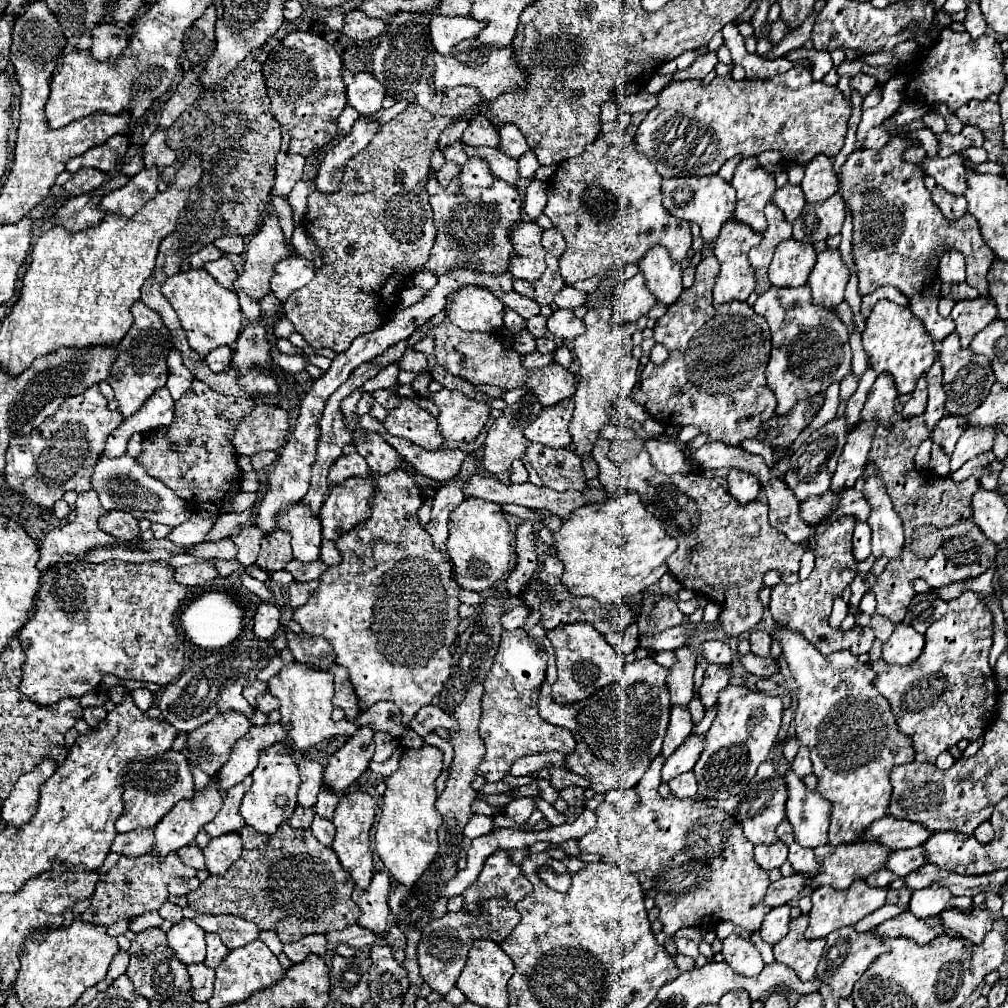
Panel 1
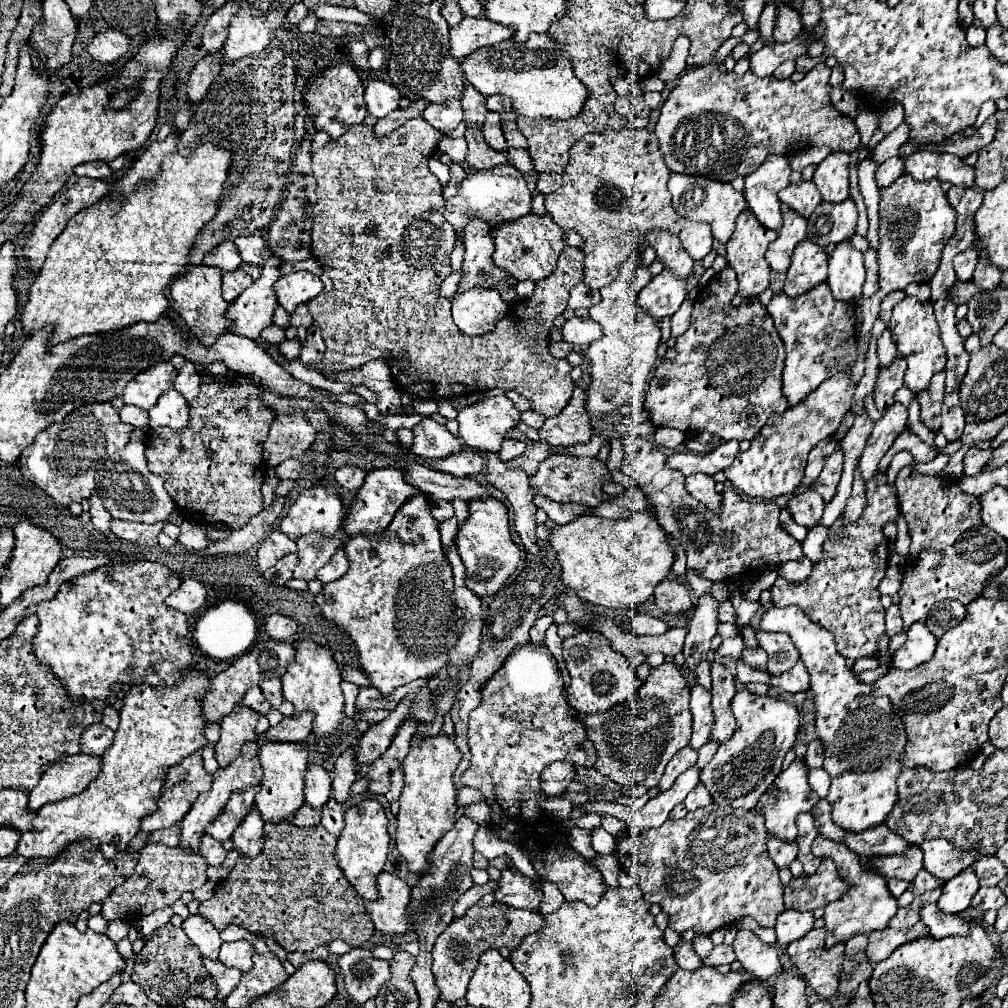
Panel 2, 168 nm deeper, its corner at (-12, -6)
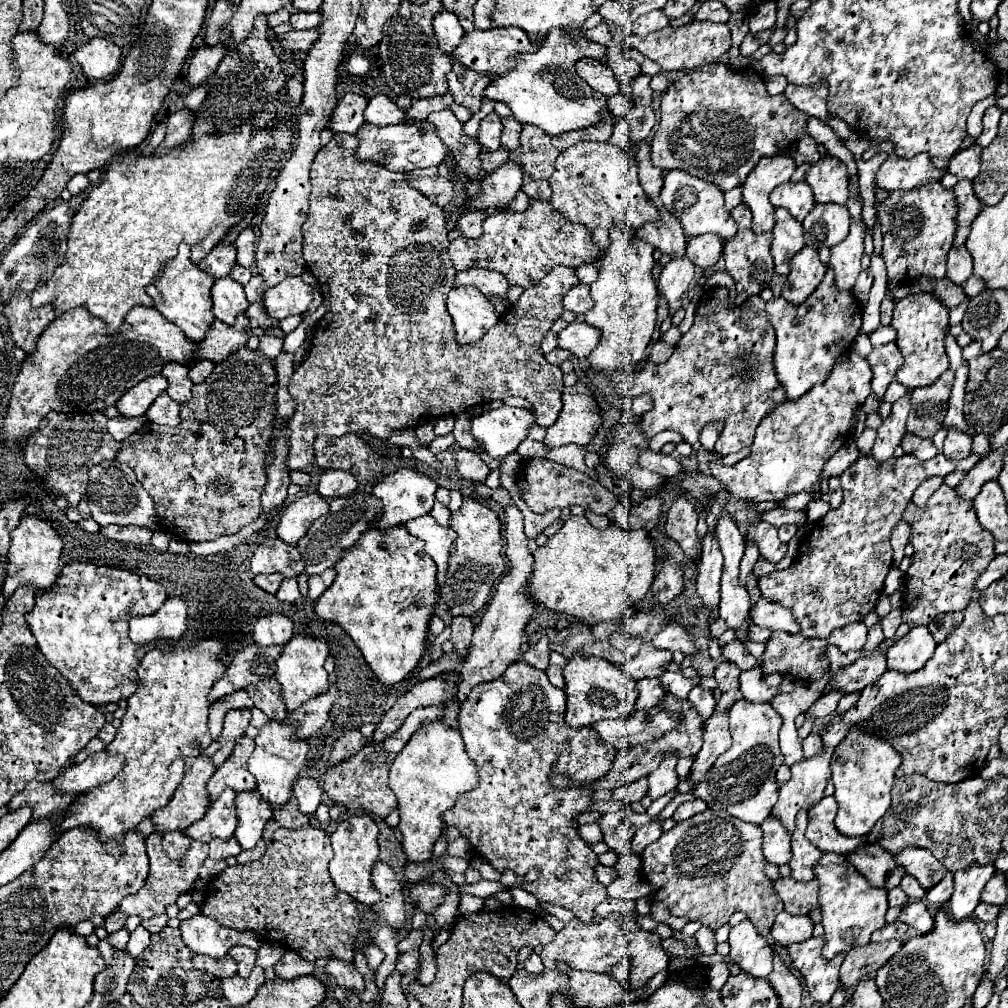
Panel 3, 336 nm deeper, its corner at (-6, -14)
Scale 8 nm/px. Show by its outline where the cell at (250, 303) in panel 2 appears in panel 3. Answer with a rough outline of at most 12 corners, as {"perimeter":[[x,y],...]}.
{"perimeter":[[246,310],[234,326],[214,324],[198,344],[198,358],[214,364],[248,344]]}

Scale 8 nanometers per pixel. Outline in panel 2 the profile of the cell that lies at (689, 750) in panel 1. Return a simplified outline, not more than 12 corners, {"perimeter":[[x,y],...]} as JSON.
{"perimeter":[[696,766],[682,772],[670,790],[624,818],[626,826],[650,830],[668,820],[700,782]]}

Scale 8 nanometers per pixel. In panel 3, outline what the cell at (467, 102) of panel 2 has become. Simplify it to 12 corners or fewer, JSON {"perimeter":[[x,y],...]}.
{"perimeter":[[460,62],[448,74],[454,102],[476,114],[488,76]]}

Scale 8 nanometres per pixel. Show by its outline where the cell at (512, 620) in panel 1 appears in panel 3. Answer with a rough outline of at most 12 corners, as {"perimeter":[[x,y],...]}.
{"perimeter":[[548,638],[538,642],[522,652],[534,668],[546,670],[550,654]]}

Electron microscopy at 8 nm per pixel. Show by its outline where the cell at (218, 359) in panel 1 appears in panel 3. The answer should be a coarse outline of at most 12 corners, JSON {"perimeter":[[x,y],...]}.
{"perimeter":[[198,360],[190,368],[194,384],[204,382],[214,370],[214,362]]}

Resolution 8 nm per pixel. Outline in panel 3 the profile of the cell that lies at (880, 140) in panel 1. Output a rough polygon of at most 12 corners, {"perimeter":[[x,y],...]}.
{"perimeter":[[996,106],[986,110],[984,130],[974,146],[986,148],[996,138],[1002,110]]}

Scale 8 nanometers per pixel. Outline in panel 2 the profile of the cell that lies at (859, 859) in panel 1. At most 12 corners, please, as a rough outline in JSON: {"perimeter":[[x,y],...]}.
{"perimeter":[[832,860],[816,874],[792,876],[784,904],[814,910],[838,900],[848,884]]}

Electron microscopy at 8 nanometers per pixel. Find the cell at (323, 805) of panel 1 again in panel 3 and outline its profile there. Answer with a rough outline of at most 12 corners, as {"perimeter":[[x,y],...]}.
{"perimeter":[[360,730],[340,736],[330,754],[328,766],[342,764],[354,756],[368,738]]}

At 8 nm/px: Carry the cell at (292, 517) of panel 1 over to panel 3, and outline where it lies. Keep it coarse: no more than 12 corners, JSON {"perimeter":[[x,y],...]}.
{"perimeter":[[306,494],[284,510],[278,538],[294,546],[328,512],[320,494]]}

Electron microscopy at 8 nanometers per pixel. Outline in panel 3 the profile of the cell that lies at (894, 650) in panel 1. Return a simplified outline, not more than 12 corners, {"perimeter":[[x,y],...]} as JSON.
{"perimeter":[[914,626],[888,648],[888,668],[916,672],[932,658],[936,642]]}

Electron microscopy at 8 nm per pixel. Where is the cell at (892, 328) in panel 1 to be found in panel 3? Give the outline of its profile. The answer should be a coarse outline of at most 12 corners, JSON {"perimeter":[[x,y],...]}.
{"perimeter":[[932,294],[902,298],[892,316],[904,356],[898,382],[930,386],[948,358],[948,308]]}

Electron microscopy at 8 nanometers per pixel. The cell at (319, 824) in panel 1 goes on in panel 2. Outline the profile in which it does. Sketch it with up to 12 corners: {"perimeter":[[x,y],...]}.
{"perimeter":[[334,798],[322,806],[322,826],[340,836],[342,804]]}

